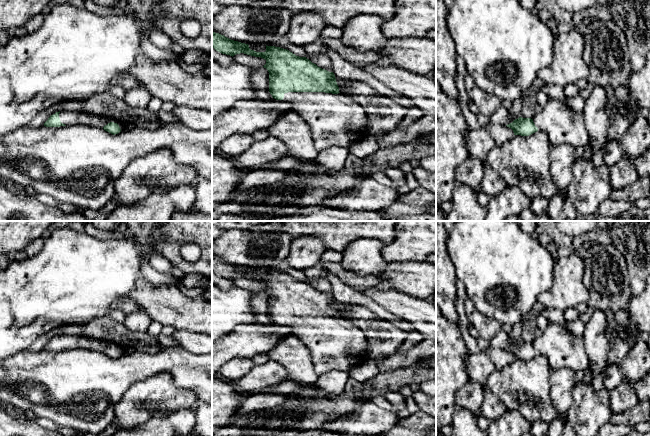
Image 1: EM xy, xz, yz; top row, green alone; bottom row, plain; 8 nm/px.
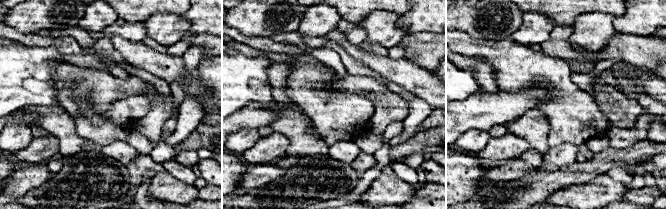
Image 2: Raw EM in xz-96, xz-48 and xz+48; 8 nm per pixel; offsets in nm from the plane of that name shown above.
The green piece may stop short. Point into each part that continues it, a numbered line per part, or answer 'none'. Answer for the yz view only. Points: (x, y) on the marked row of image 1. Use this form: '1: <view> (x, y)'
1: yz (562, 125)

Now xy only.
1: xy (66, 117)

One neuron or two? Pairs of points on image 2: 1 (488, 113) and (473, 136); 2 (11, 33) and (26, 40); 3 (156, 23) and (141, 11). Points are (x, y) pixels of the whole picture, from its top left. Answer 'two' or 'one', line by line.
1: two
2: one
3: two

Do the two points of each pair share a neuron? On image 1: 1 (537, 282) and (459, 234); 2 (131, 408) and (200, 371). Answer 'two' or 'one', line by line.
1: one
2: two

